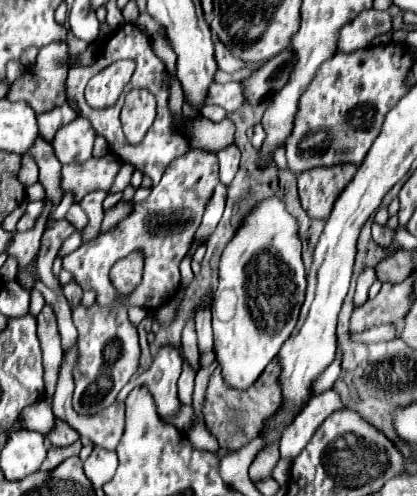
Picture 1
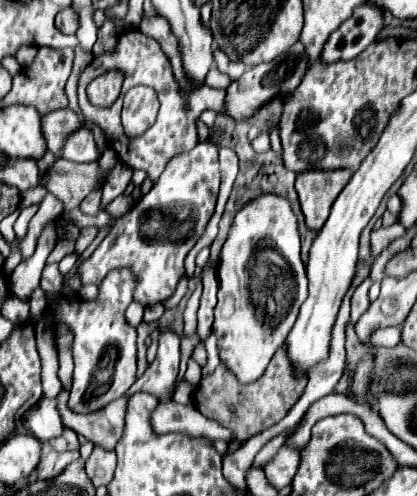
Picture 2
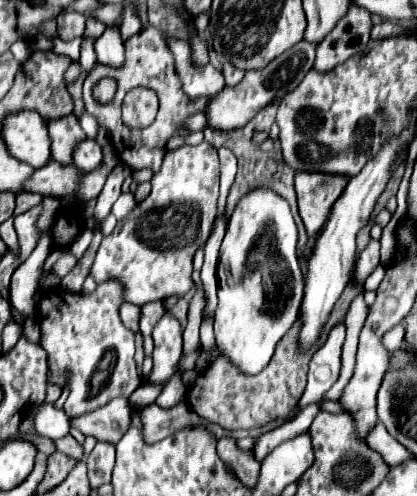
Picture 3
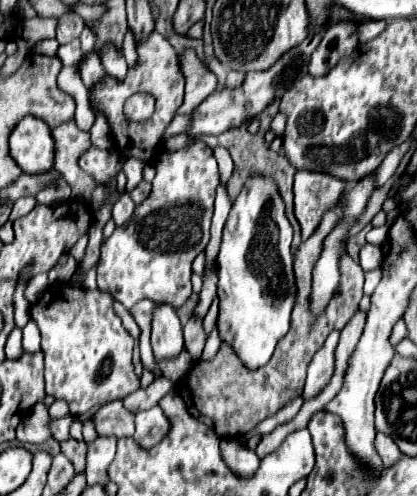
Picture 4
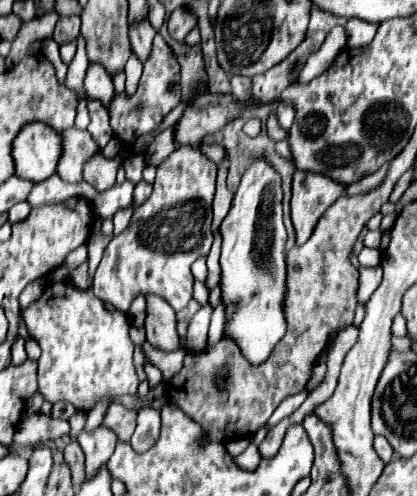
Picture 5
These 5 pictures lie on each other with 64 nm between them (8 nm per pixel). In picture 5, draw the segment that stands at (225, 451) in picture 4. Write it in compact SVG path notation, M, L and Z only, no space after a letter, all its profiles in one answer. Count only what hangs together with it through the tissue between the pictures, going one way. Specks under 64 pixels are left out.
M250 444L242 454L238 454L234 458L234 464L240 466L242 470L256 470L258 464L260 464L260 454L258 454L258 448L254 444Z

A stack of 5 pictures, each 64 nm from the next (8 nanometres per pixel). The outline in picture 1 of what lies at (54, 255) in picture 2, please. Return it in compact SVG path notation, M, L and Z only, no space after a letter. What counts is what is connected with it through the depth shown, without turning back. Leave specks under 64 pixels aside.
M76 230L67 240L62 244L58 255L60 257L66 256L70 252L76 250L82 244L82 230Z

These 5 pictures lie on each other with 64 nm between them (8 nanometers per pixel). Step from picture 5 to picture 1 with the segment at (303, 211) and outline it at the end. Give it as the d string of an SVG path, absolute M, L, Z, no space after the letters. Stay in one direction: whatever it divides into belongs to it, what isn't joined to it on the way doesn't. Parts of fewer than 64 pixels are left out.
M356 164L312 168L298 176L298 192L304 210L312 218L328 218L340 192L358 172Z

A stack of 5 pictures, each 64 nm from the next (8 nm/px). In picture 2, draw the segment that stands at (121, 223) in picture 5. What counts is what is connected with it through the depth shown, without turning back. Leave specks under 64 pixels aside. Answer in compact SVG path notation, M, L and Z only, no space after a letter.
M118 196L118 198L114 198L112 202L108 202L104 210L106 210L108 214L122 216L122 214L124 214L124 212L128 212L128 208L132 208L132 206L134 206L132 196Z

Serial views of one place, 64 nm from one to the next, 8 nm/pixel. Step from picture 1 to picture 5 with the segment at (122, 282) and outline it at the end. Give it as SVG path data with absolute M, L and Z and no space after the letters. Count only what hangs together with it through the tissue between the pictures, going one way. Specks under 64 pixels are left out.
M68 280L52 282L34 304L22 310L22 316L42 348L40 394L52 404L66 400L78 412L88 412L102 398L118 398L138 390L128 318L124 312L110 312L92 290L78 290Z

